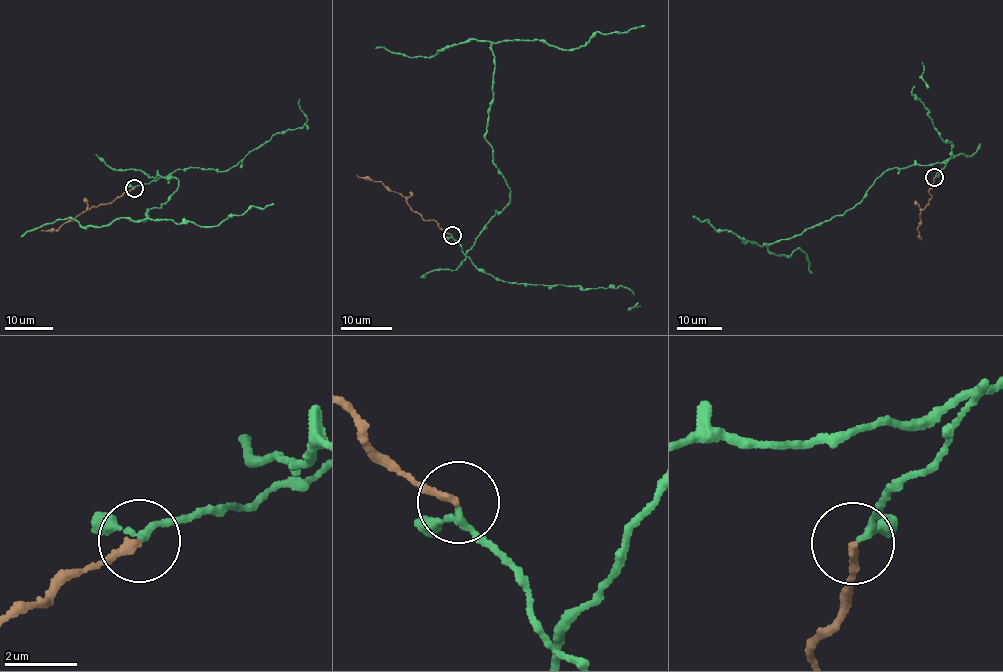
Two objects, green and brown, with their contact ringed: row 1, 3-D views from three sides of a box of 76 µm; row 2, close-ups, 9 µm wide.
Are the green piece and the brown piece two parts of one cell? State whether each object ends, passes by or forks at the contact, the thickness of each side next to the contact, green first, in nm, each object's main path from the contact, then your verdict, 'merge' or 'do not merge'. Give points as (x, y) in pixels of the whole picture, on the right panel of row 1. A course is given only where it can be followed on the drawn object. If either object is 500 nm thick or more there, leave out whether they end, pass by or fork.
green passes by; brown ends; calibres 140 and 200 nm; course green (934, 177), (944, 163), (895, 167), (843, 214), (760, 246), (693, 215); course brown (933, 177), (928, 190), (932, 195), (922, 209), (917, 229), (921, 239); merge

